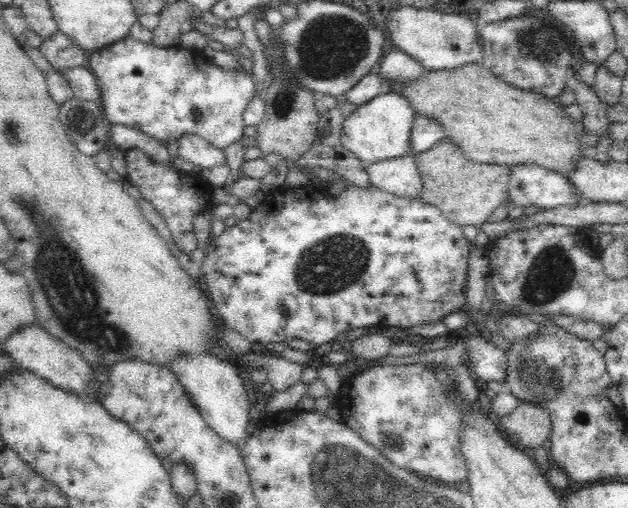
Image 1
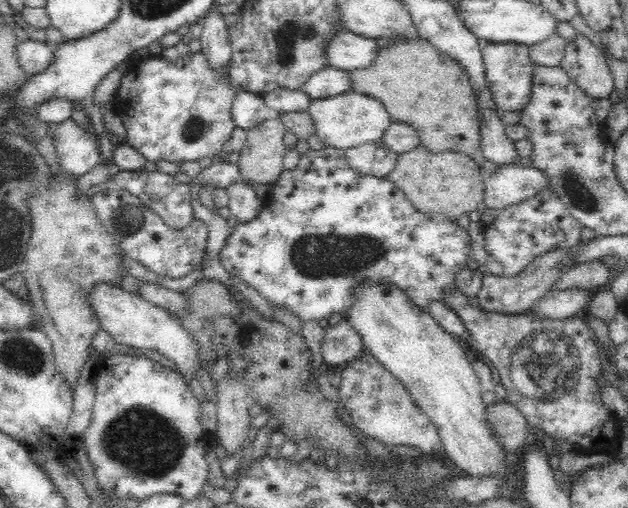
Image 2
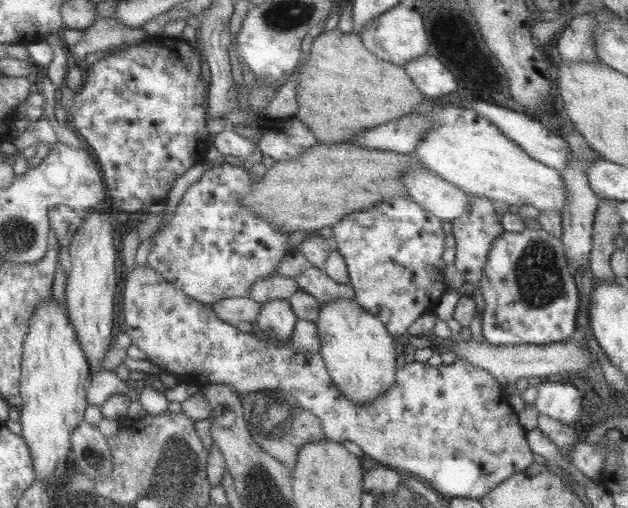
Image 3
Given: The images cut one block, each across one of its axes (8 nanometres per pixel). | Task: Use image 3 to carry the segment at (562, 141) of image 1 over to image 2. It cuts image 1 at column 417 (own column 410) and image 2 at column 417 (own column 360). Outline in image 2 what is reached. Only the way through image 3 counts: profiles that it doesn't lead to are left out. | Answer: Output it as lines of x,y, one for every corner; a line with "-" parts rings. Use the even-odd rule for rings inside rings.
404,36
394,40
388,48
378,50
376,62
370,68
350,72
350,86
354,92
372,96
374,100
378,100
386,108
386,112
390,114
390,118
394,122
410,124
412,128
416,128
422,146
426,146
430,152
434,152
434,154
446,152
446,150
460,152
460,154
474,158
480,164
480,168
484,166
486,158
480,148
480,122
478,122
480,110
478,110
476,90
474,90
468,74
464,72
464,68
450,56
444,56
442,52
438,52
430,42
426,42
422,38
406,42

